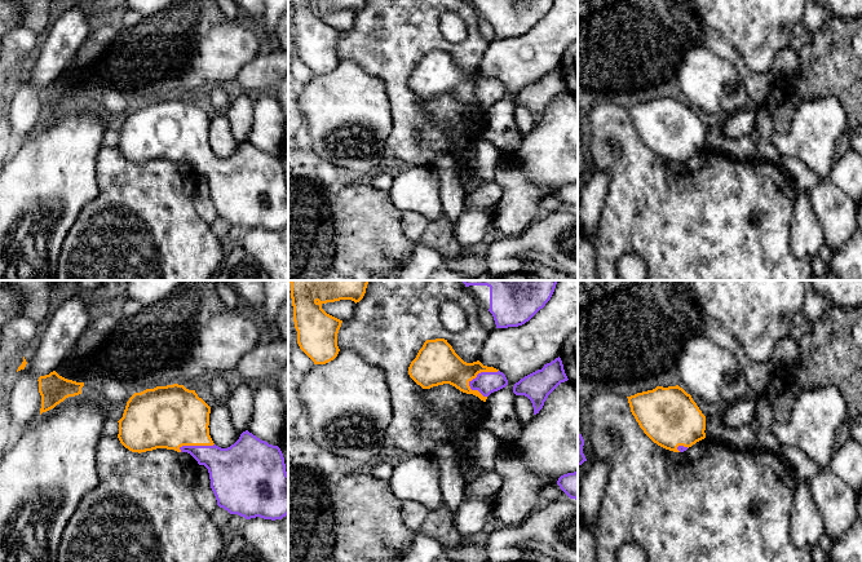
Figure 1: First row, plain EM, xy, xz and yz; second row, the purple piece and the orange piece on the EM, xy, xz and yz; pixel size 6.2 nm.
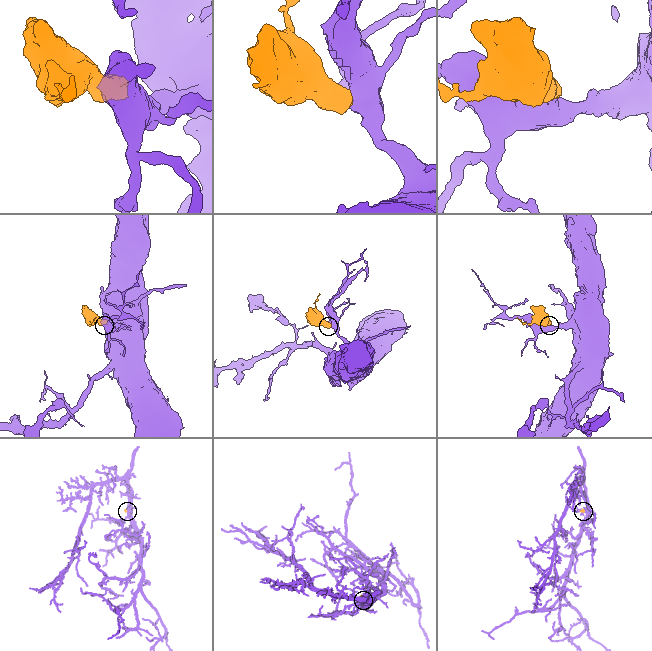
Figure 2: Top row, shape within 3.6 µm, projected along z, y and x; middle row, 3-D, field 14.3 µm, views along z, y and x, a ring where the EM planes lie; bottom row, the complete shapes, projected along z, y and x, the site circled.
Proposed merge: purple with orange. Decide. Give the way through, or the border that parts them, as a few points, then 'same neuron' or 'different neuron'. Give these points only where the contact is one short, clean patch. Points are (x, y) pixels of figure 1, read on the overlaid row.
way xz (486, 383), (481, 372), (456, 372), (442, 364); same neuron

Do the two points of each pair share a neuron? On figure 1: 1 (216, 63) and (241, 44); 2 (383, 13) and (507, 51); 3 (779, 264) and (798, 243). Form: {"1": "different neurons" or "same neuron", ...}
{"1": "same neuron", "2": "different neurons", "3": "different neurons"}

